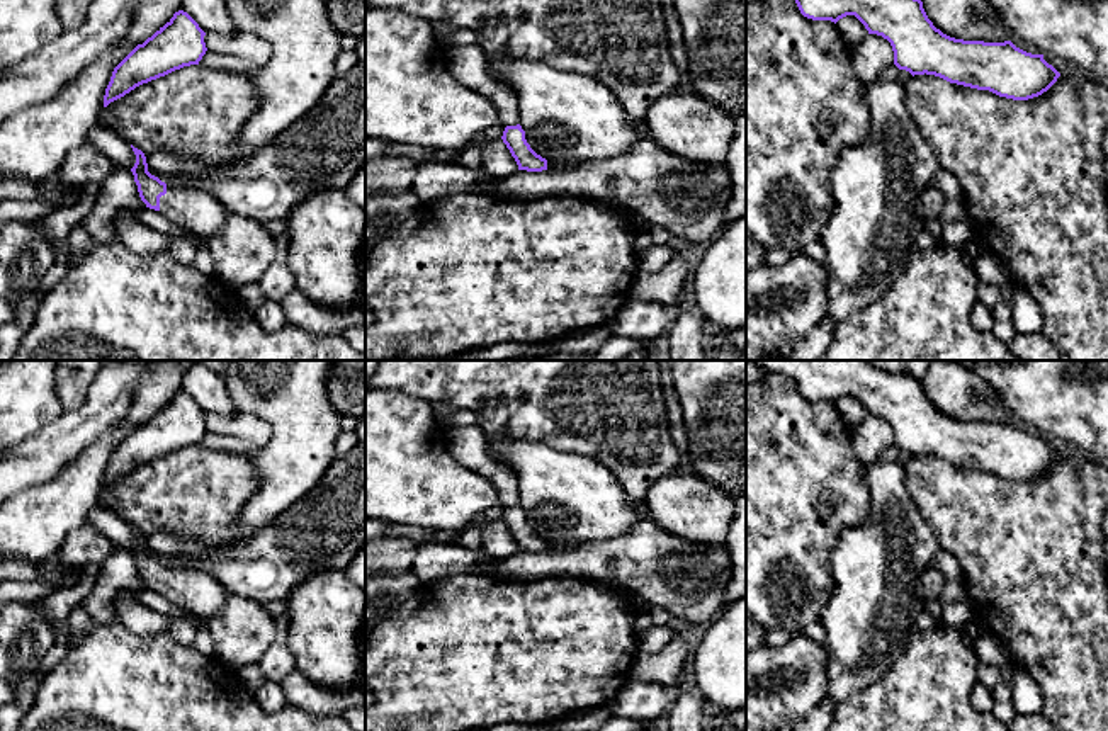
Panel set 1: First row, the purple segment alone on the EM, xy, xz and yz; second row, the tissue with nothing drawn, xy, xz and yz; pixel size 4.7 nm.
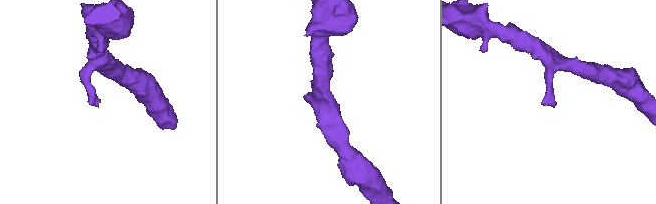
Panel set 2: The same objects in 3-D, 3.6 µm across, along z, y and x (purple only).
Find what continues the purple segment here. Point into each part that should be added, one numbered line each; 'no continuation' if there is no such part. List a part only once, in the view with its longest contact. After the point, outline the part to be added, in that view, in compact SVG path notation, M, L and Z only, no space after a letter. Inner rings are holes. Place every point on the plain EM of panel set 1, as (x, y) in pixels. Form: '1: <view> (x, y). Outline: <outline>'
1: xy (194, 590). Outline: M167 566L167 575L160 578L160 593L206 622L228 597L228 590L204 570L172 566Z

